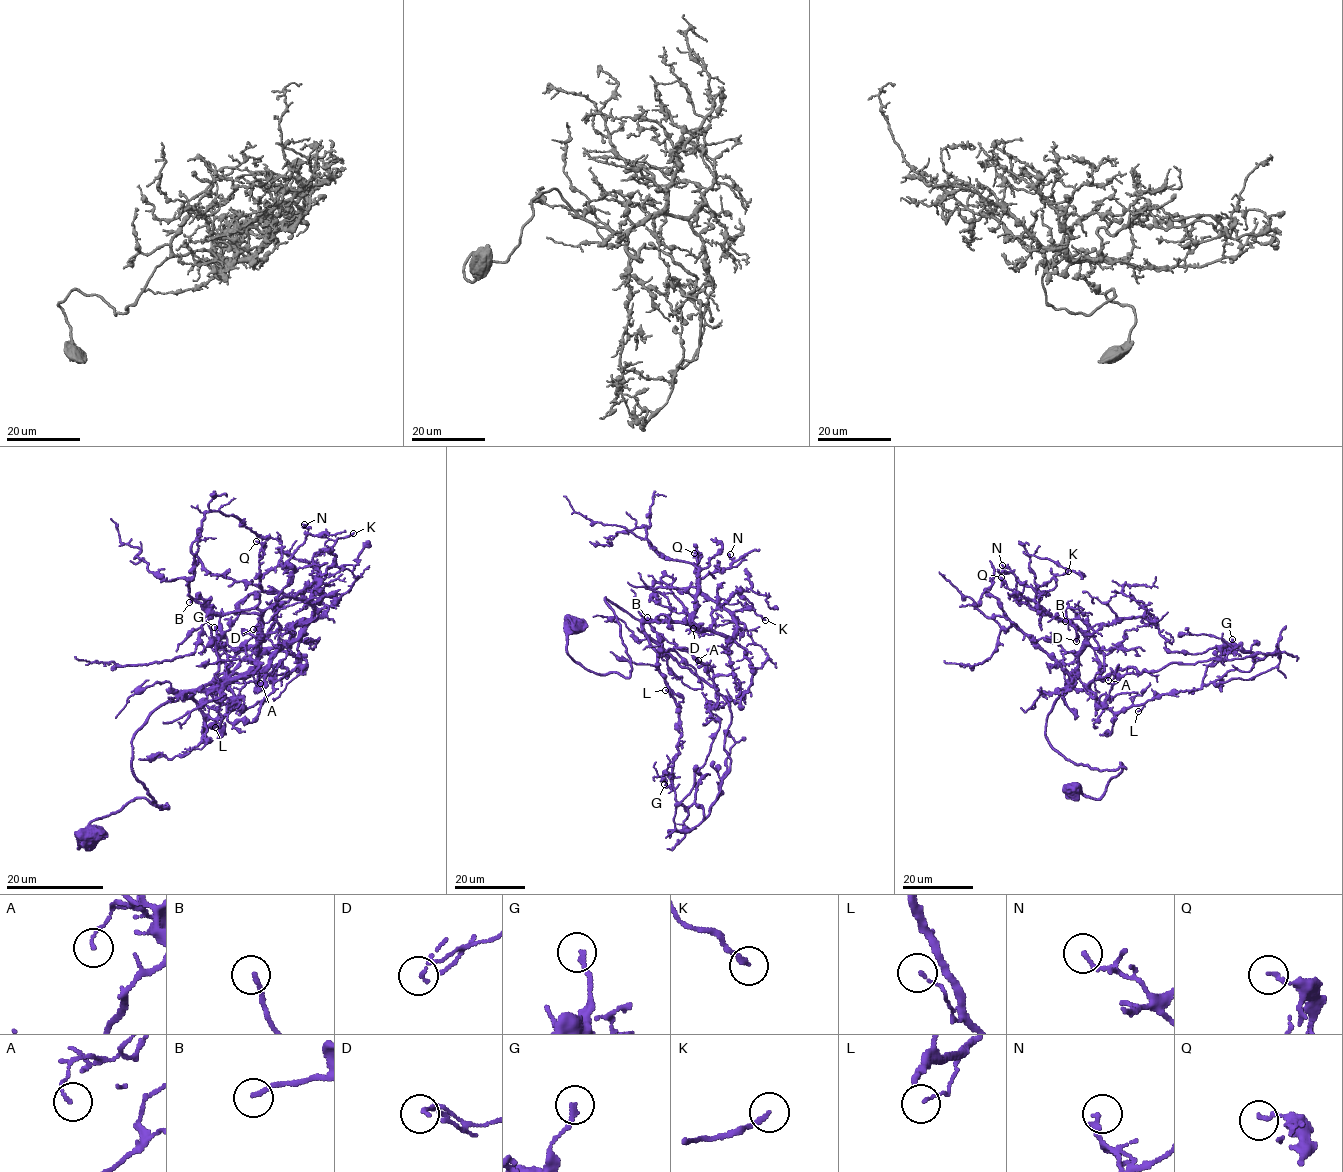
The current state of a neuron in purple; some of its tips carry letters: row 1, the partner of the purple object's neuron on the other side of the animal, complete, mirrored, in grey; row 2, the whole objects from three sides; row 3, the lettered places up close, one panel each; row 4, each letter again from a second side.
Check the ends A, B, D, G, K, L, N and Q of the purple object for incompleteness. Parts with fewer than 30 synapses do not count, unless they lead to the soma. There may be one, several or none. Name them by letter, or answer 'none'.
none

